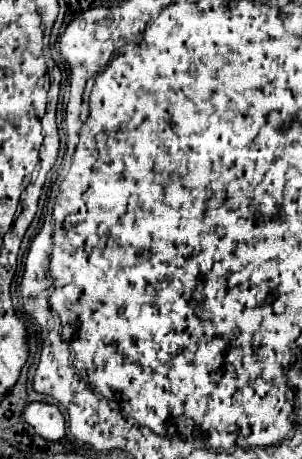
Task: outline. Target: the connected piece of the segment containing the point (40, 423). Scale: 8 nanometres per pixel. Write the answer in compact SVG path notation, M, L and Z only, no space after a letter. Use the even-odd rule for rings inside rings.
M31 402L25 406L21 418L35 428L45 440L61 440L65 436L65 420L57 406L47 402Z

